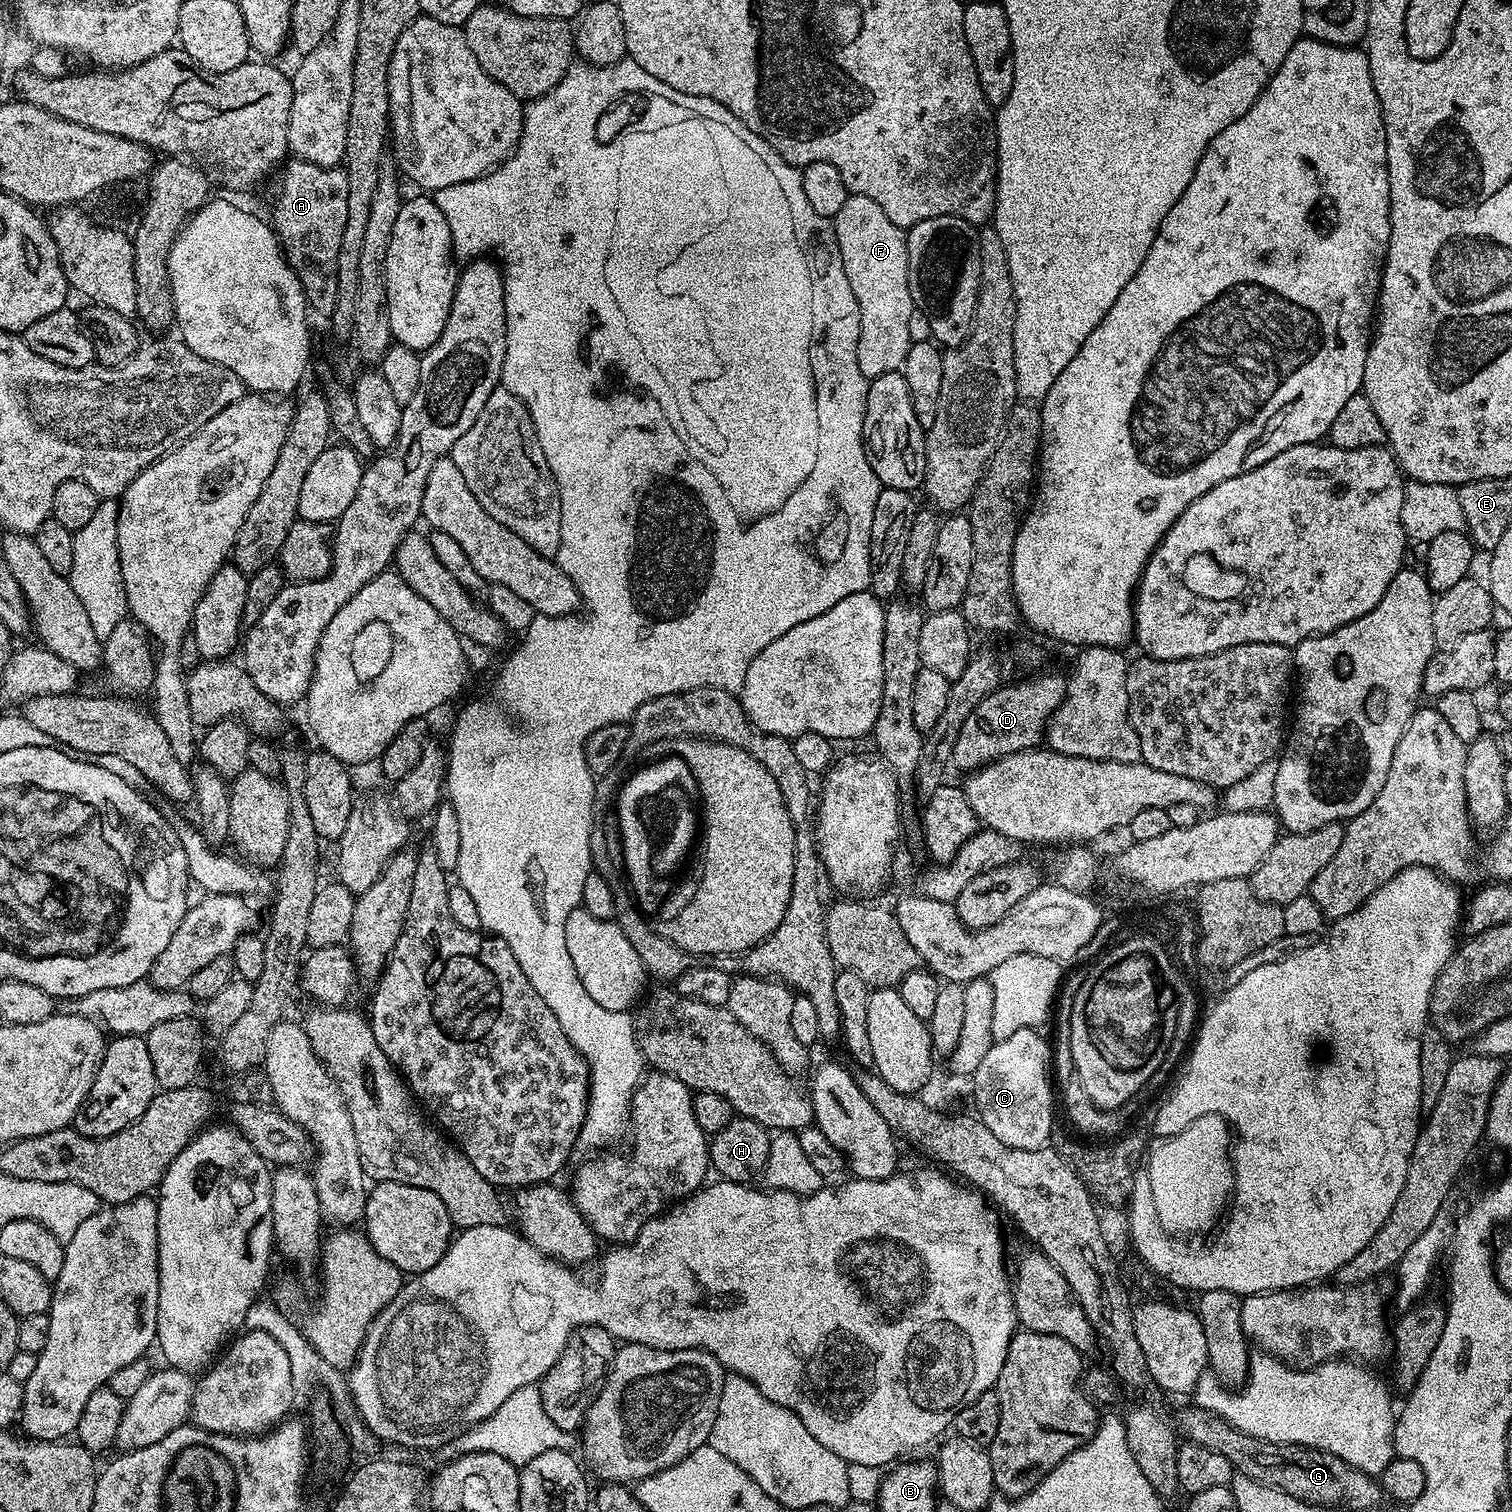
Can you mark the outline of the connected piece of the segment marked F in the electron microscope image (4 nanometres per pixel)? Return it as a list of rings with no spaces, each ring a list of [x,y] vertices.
[[[851,194],[846,198],[842,210],[838,210],[834,218],[834,227],[838,254],[842,258],[842,270],[846,270],[846,282],[850,282],[850,290],[854,290],[854,298],[858,298],[860,311],[858,366],[869,381],[882,374],[901,371],[906,362],[906,354],[913,344],[910,338],[910,314],[914,311],[908,277],[908,238],[905,229],[894,226],[894,222],[886,218],[878,202]]]

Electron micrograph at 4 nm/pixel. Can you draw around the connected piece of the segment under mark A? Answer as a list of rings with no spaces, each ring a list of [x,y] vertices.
[[[292,158],[283,165],[279,176],[280,185],[276,188],[276,197],[272,200],[272,216],[270,215],[272,231],[280,239],[284,257],[287,258],[288,265],[292,267],[302,286],[309,309],[315,315],[317,312],[324,318],[331,317],[338,302],[338,246],[342,246],[342,230],[346,230],[346,210],[350,194],[346,174],[340,166],[323,168],[305,160]]]

